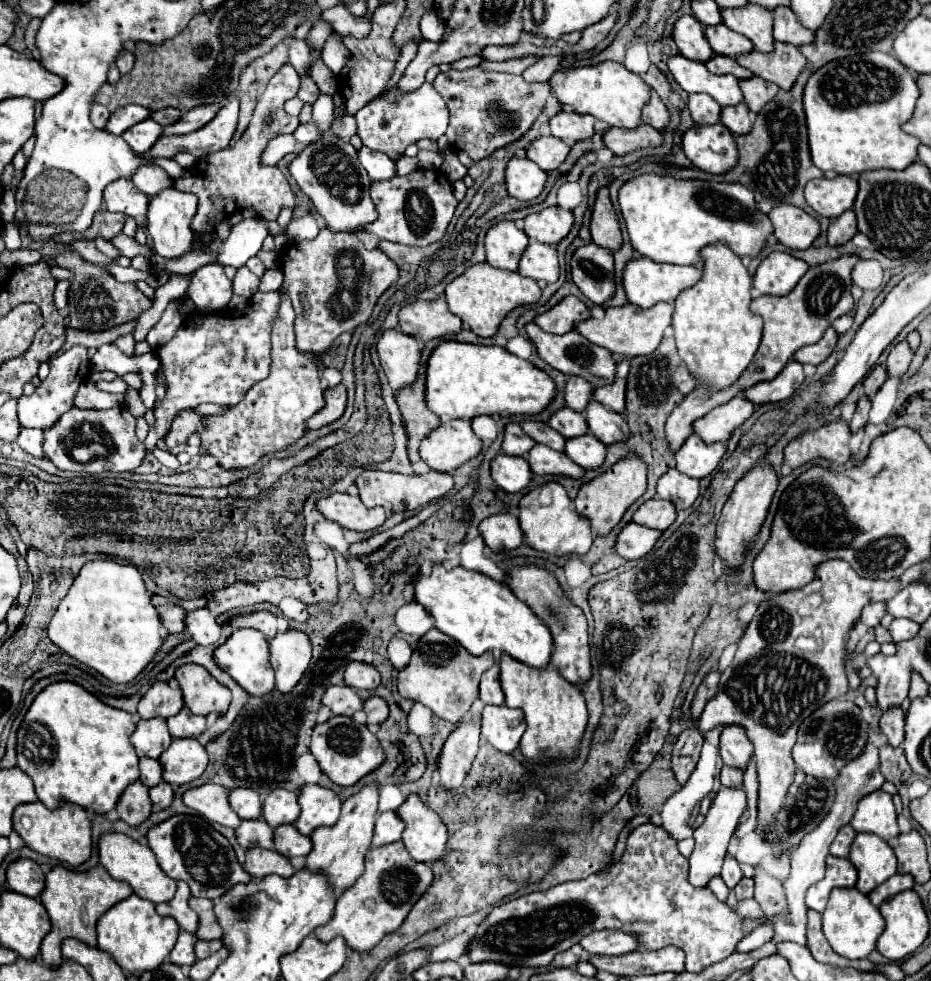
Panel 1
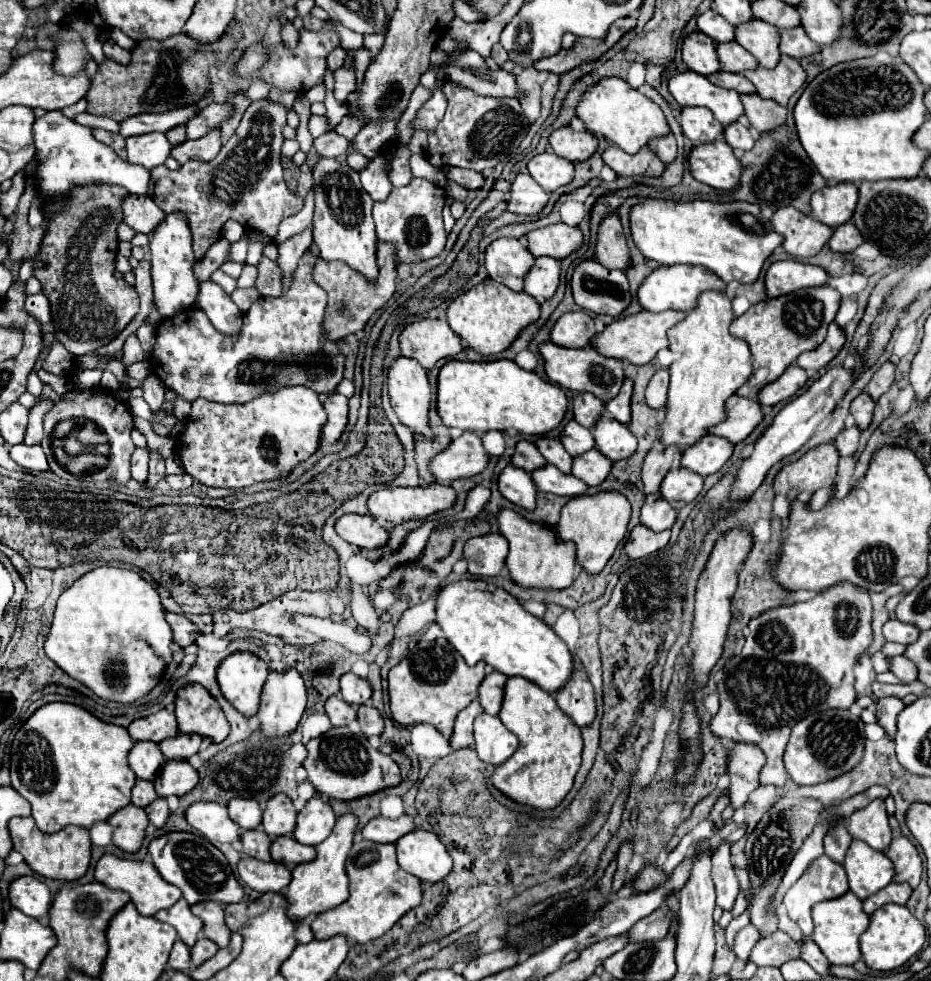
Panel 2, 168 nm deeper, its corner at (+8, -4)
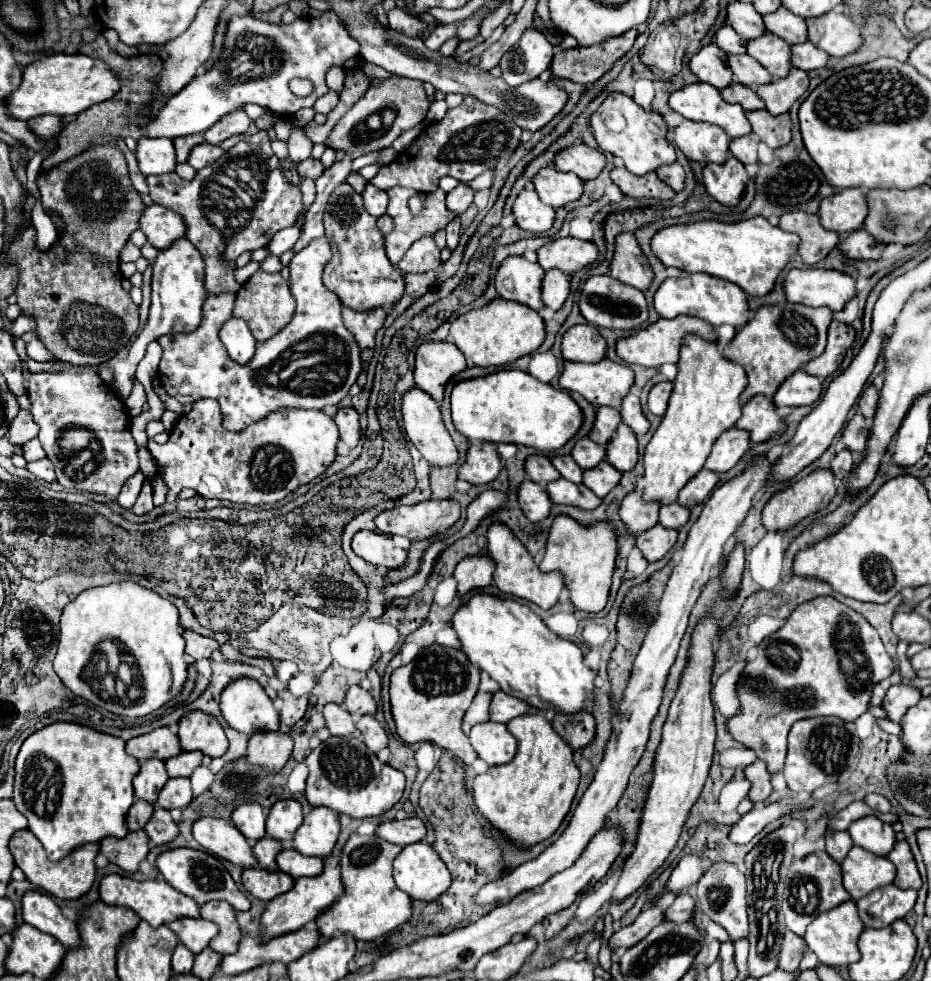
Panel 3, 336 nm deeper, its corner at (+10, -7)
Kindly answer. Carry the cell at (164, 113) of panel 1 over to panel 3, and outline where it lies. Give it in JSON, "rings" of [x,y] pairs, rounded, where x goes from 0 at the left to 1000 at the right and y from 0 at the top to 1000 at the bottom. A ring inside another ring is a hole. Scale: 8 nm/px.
{"rings":[[[200,138],[200,140],[189,140],[187,142],[187,150],[189,150],[189,162],[191,164],[200,164],[202,156],[206,154],[206,150],[211,150],[213,146],[217,146],[217,138]]]}

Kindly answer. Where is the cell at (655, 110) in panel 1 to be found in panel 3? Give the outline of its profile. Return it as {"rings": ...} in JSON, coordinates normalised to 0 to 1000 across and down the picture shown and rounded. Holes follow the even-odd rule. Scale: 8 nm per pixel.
{"rings":[[[728,164],[726,166],[720,166],[718,170],[707,170],[705,172],[705,178],[715,189],[720,189],[724,195],[730,195],[735,191],[735,172],[733,172],[733,168]]]}

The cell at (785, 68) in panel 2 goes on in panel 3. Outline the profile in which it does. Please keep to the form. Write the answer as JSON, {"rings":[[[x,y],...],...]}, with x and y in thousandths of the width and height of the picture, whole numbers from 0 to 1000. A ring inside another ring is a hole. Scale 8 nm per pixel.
{"rings":[[[851,68],[842,81],[831,81],[821,89],[812,89],[812,95],[823,105],[823,111],[829,117],[838,117],[844,115],[849,107],[866,95],[866,91],[868,91],[868,74]]]}

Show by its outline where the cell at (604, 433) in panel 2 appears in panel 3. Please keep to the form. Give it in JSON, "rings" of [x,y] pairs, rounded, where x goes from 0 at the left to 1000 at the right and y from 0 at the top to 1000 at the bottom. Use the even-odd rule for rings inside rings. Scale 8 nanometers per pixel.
{"rings":[[[666,431],[660,445],[651,454],[651,470],[664,480],[677,480],[685,470],[685,452],[681,448],[681,439],[670,431]]]}

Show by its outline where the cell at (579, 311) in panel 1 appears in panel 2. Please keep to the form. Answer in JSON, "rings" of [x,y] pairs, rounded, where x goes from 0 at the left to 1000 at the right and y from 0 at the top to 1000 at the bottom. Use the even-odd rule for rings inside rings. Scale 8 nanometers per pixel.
{"rings":[[[625,316],[606,320],[593,334],[593,349],[606,355],[634,355],[638,343],[638,324]]]}

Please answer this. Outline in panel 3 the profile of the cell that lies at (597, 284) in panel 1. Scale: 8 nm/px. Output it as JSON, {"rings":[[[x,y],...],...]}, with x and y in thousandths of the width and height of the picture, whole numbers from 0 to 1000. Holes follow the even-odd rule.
{"rings":[[[655,280],[632,282],[623,297],[621,311],[623,311],[623,317],[629,323],[629,327],[640,333],[685,335],[696,325],[696,311],[694,311],[692,299],[683,297],[681,293],[675,293],[672,288],[666,288],[664,284],[657,284]]]}

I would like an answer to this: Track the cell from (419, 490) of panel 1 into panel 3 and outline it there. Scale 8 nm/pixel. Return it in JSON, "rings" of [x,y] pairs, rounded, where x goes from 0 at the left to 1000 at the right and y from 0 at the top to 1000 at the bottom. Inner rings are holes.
{"rings":[[[460,509],[447,515],[430,515],[402,527],[406,541],[434,545],[438,549],[460,549],[488,535],[494,527],[494,513],[488,509]]]}

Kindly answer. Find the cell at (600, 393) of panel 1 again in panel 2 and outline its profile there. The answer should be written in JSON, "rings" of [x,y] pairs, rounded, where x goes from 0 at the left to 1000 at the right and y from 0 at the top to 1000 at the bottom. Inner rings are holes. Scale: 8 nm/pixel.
{"rings":[[[672,385],[670,391],[668,391],[668,396],[666,396],[666,402],[660,408],[651,410],[651,418],[664,430],[668,430],[668,432],[677,432],[677,406],[679,406],[679,396],[681,396],[679,387]]]}

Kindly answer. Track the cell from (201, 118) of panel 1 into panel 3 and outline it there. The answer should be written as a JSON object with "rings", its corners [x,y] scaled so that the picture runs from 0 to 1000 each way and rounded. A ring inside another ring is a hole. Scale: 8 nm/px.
{"rings":[[[258,111],[258,113],[251,113],[251,115],[245,115],[241,121],[236,121],[236,125],[230,125],[223,134],[219,134],[219,142],[221,146],[228,146],[228,148],[234,148],[236,144],[249,140],[249,138],[256,138],[256,136],[264,136],[269,127],[269,121],[266,117]]]}

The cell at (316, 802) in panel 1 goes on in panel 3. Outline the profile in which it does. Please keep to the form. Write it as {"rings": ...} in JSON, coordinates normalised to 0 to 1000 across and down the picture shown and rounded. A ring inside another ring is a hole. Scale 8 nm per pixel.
{"rings":[[[335,823],[333,829],[327,831],[327,839],[320,843],[314,863],[324,872],[350,874],[359,865],[363,847],[363,829],[350,823]]]}

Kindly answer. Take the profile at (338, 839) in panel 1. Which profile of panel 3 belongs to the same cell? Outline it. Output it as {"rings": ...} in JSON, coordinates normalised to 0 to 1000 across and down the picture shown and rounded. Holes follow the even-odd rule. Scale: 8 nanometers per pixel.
{"rings":[[[357,872],[348,874],[348,888],[339,894],[322,894],[318,896],[316,904],[311,908],[307,908],[305,912],[299,912],[296,916],[292,916],[286,925],[286,929],[281,931],[281,943],[284,943],[284,957],[292,957],[311,949],[318,949],[322,945],[327,945],[331,939],[339,937],[344,933],[344,929],[350,929],[357,920],[361,920],[361,916],[365,916],[365,912],[369,912],[369,902],[365,896],[365,882],[357,882],[354,878]]]}

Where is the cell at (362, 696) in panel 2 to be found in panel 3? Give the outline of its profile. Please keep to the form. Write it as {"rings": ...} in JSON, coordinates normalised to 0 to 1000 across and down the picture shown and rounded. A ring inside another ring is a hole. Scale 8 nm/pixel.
{"rings":[[[378,698],[372,706],[372,713],[369,713],[369,719],[372,723],[378,727],[378,729],[397,729],[404,725],[404,715],[400,713],[400,708],[389,702],[387,698]]]}

